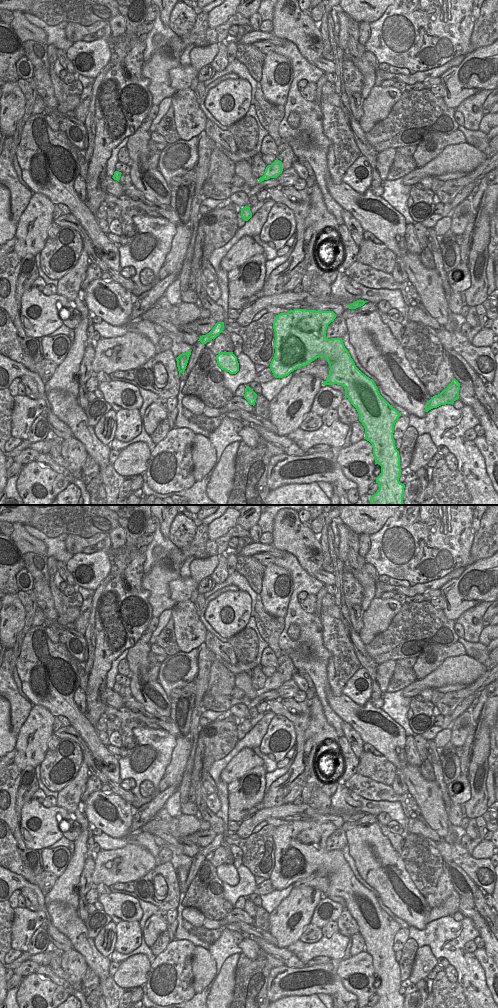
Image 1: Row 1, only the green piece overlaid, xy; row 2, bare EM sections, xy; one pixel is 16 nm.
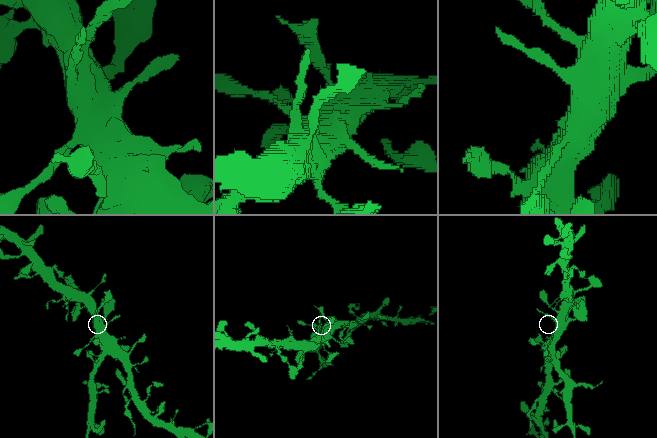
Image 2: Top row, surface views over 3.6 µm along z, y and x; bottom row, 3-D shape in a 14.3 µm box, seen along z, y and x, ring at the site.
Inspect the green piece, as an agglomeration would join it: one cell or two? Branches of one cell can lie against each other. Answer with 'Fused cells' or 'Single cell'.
Single cell

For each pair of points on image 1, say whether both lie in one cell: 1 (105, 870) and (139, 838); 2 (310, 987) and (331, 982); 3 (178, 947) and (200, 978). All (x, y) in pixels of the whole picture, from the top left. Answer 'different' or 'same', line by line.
1: different
2: same
3: different

